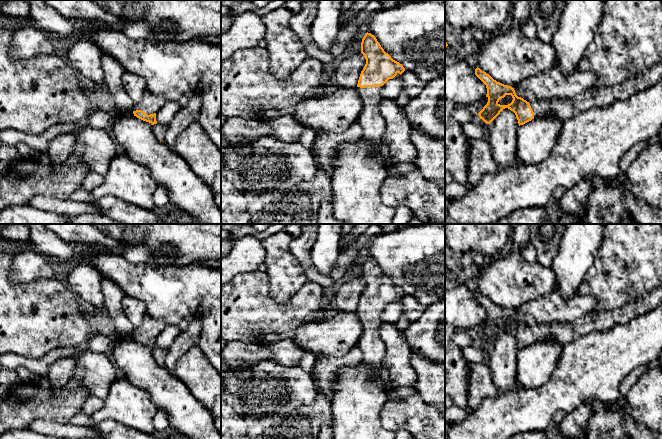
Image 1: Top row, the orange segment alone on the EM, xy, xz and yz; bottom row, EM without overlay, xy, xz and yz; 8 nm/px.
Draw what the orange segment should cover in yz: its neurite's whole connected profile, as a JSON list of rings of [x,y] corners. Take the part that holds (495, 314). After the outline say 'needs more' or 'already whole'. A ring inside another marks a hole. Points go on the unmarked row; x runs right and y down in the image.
[[[662,286],[655,288],[644,298],[632,301],[622,308],[599,313],[588,313],[578,320],[563,324],[534,324],[527,326],[516,319],[514,312],[497,306],[478,291],[475,293],[475,299],[487,312],[486,321],[488,326],[478,337],[480,343],[490,348],[503,333],[508,332],[515,337],[520,350],[534,342],[548,339],[555,339],[563,346],[588,333],[606,331],[616,324],[628,323],[633,318],[662,304]],[[506,319],[512,320],[512,326],[508,329],[500,329],[499,324]]] | needs more

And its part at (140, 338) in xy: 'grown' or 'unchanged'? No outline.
grown

